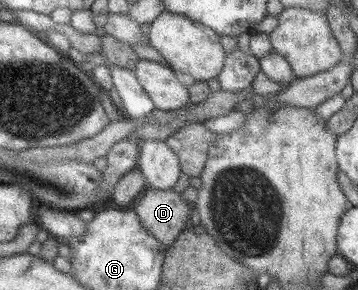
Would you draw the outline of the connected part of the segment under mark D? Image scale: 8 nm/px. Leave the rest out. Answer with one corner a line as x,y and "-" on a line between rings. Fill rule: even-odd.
147,189
144,196
140,198
140,202
132,207
135,216
139,218
142,228
146,232
150,232
151,236
154,236
160,244
166,247
172,246
176,237
189,225
191,208
191,205
184,202
179,194
173,192
172,189

